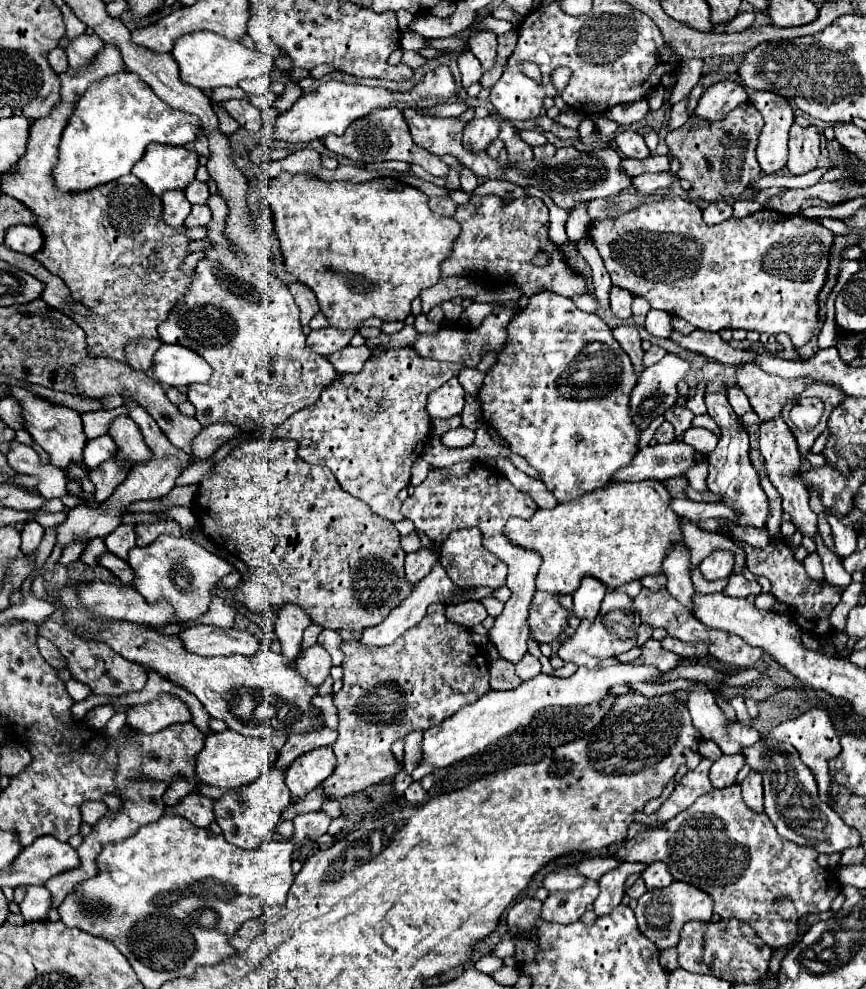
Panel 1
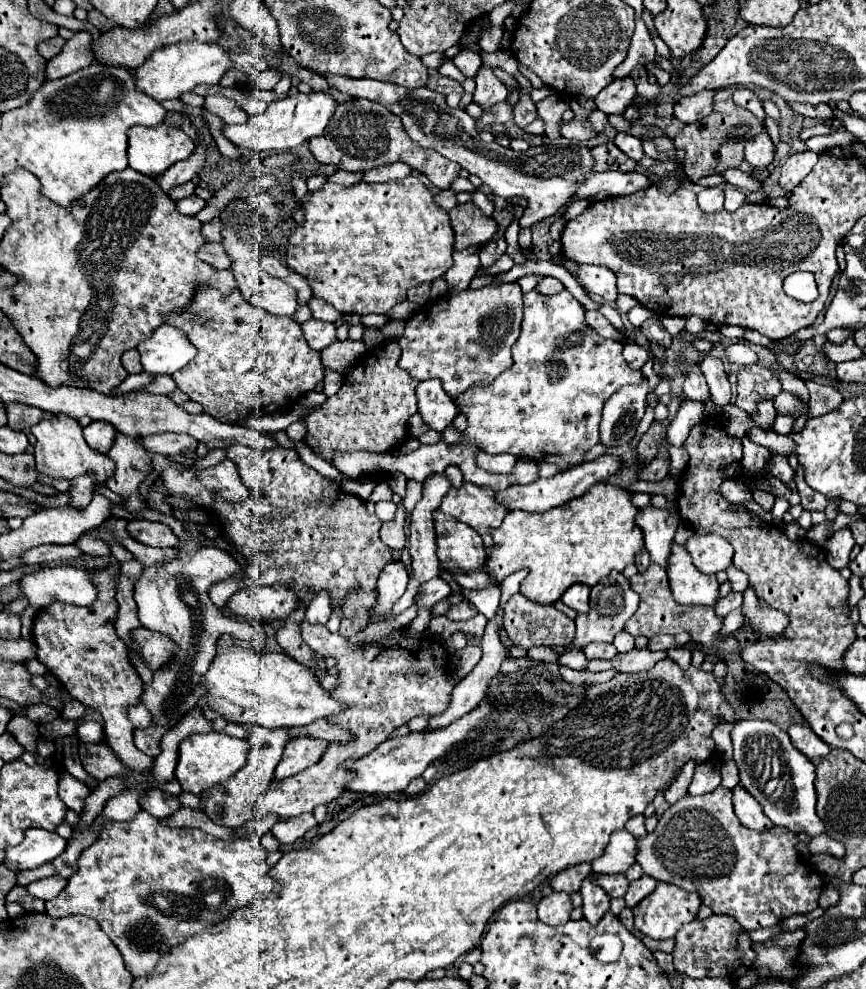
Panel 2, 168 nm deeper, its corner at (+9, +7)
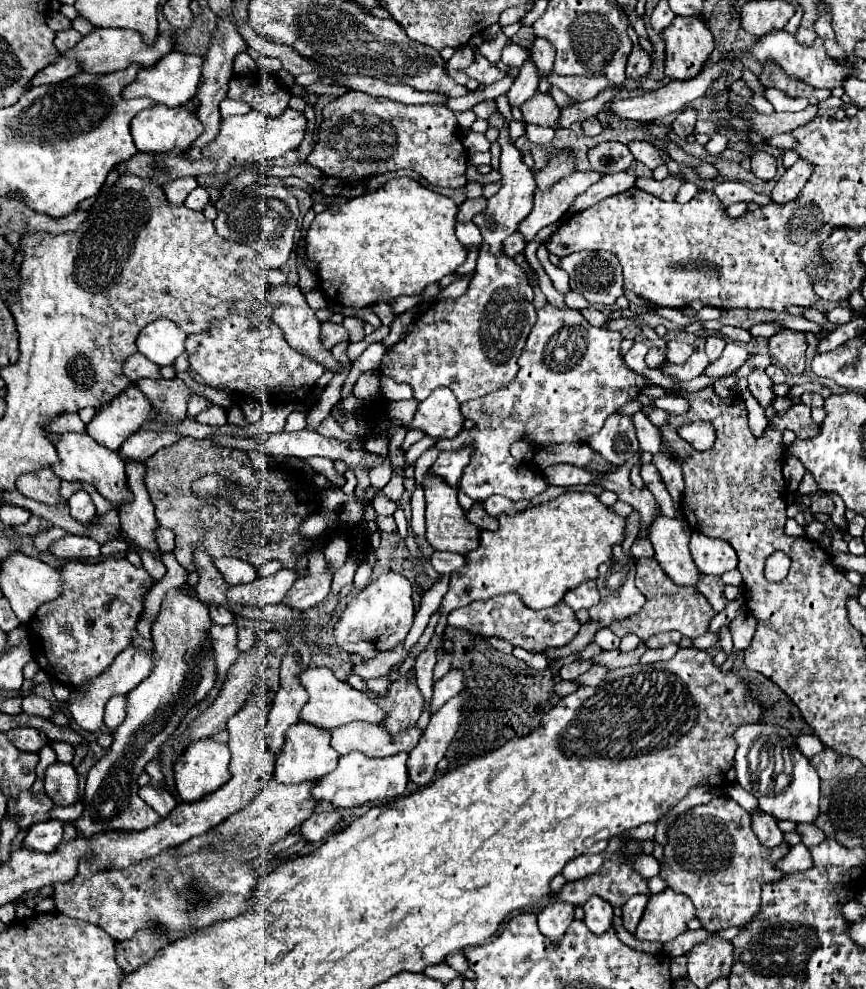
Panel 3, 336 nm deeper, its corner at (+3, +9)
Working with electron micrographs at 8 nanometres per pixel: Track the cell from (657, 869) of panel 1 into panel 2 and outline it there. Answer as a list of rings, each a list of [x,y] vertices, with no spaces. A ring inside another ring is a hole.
[[[641,875],[637,881],[631,881],[629,891],[625,895],[627,907],[637,905],[643,897],[647,897],[655,889],[655,885],[657,885],[657,879],[651,879],[651,875]]]

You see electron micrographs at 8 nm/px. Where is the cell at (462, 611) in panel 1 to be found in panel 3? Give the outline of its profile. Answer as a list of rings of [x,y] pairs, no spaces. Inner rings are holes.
[[[515,593],[491,597],[487,601],[473,601],[467,607],[455,609],[449,615],[449,625],[467,629],[469,633],[477,633],[483,637],[499,637],[503,641],[509,641],[513,647],[521,647],[529,653],[543,653],[551,647],[563,647],[577,635],[581,627],[575,619],[575,611],[563,601],[553,607],[533,611],[525,607]]]

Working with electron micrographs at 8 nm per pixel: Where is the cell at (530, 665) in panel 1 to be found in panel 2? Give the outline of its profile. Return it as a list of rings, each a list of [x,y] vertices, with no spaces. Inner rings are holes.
[[[535,647],[527,651],[527,659],[531,661],[557,661],[557,653],[551,647]]]

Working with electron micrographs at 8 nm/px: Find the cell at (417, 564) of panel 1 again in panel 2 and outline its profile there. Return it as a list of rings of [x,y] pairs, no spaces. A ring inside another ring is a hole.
[[[391,561],[379,575],[377,581],[377,589],[379,589],[379,597],[377,603],[373,607],[375,615],[387,615],[393,607],[393,603],[405,593],[409,581],[409,571],[405,567],[403,561]]]

